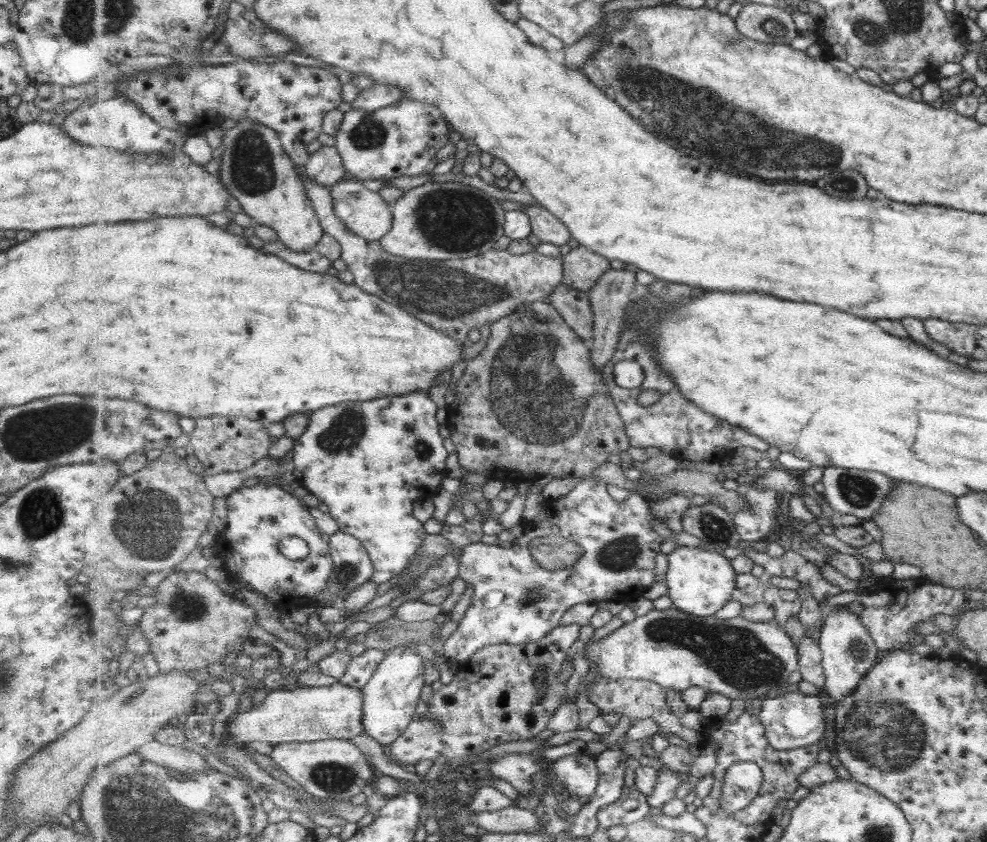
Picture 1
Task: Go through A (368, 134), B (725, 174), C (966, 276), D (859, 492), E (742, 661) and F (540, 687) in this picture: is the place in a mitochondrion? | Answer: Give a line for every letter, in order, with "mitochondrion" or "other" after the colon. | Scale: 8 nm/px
A: mitochondrion
B: mitochondrion
C: other
D: mitochondrion
E: mitochondrion
F: mitochondrion

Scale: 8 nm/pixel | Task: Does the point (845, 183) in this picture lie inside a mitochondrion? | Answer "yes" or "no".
yes

